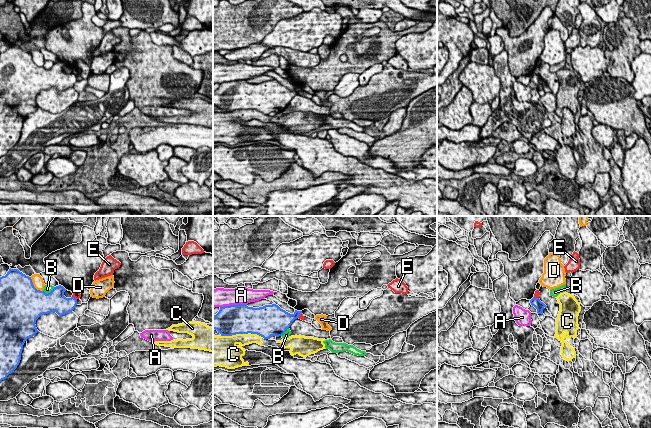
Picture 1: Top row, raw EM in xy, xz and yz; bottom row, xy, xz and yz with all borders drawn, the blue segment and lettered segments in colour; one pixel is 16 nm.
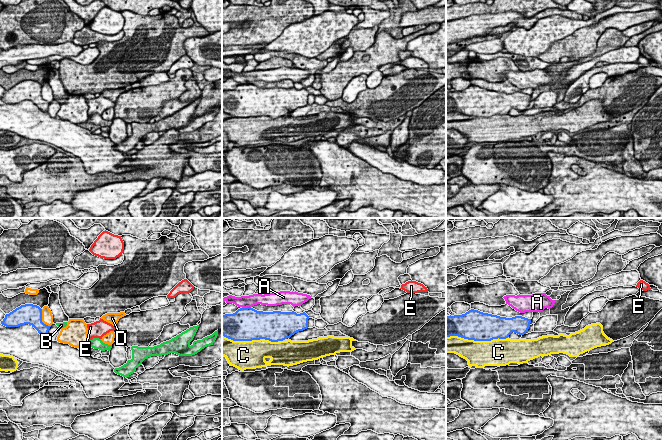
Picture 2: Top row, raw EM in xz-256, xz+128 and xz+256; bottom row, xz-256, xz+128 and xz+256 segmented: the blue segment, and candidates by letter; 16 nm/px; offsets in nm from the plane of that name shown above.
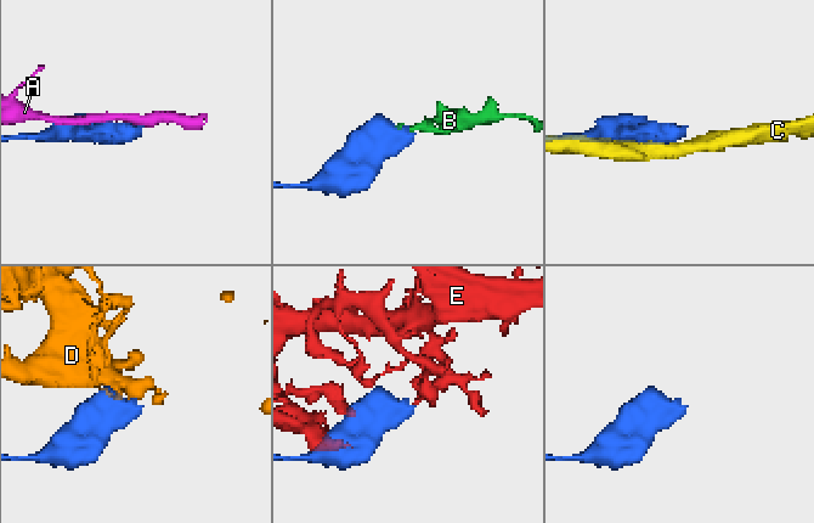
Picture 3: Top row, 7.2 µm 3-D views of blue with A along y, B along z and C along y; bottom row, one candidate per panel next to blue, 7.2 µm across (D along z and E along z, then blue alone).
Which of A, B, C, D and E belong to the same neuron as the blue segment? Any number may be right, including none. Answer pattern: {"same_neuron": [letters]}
{"same_neuron": []}

